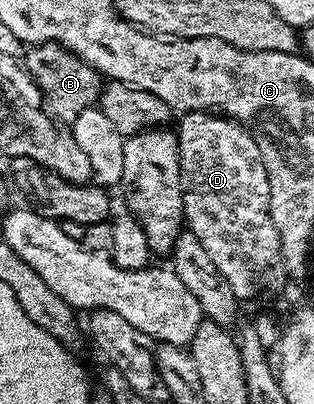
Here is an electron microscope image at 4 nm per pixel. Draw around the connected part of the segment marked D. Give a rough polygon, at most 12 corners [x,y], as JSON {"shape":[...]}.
{"shape":[[180,119],[183,217],[236,300],[289,280],[257,141]]}

